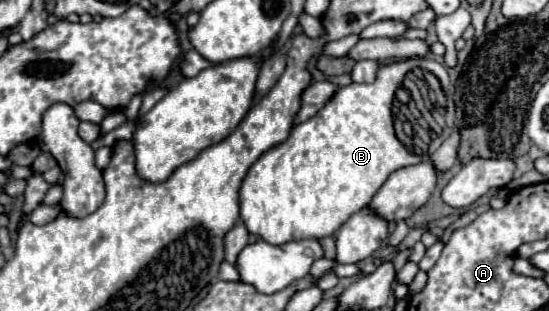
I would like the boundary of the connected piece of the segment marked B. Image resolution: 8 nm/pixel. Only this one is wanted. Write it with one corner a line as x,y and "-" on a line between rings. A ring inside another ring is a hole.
411,57
381,63
373,83
351,83
341,87
317,115
313,115
305,123
295,125
283,143
265,151
251,165
239,191
241,219
247,231
273,245
281,245
293,239
327,237
335,233
353,213
367,207
371,197
393,171
421,163
423,158
410,152
396,137
392,107
395,92
405,75
413,67
429,65
433,65
433,59
429,57

